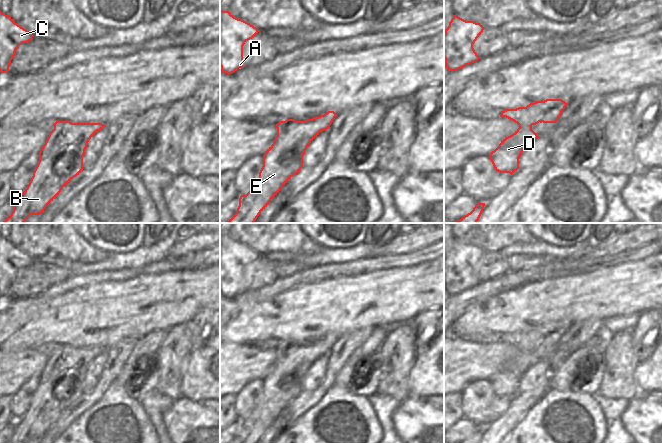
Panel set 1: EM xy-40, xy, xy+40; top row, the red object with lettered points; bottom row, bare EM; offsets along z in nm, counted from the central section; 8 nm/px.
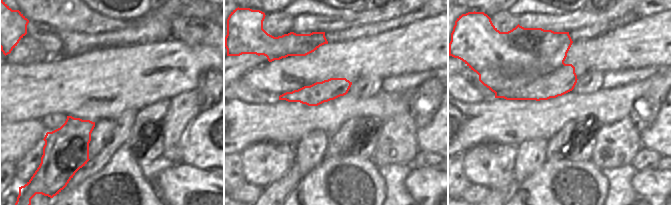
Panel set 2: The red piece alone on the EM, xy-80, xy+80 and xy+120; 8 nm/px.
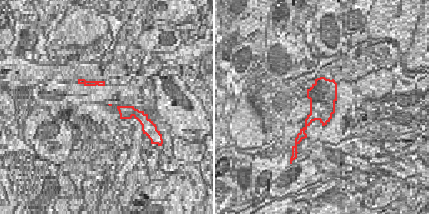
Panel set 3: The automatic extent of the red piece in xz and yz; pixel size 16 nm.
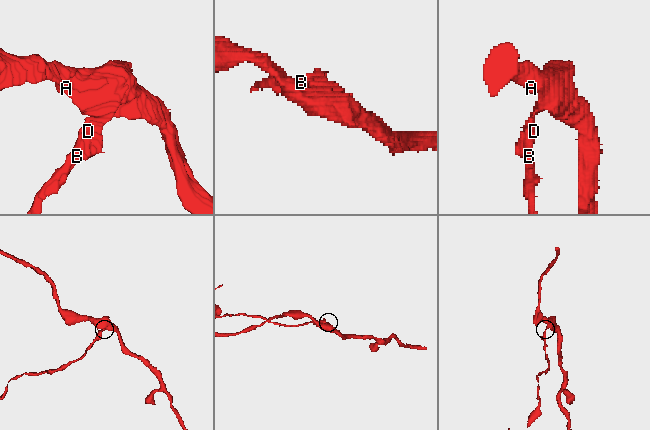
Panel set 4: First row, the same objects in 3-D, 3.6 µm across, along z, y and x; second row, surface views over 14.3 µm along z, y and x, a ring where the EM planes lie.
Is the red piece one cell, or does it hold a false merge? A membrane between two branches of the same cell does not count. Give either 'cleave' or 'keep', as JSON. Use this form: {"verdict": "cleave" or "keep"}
{"verdict": "cleave"}

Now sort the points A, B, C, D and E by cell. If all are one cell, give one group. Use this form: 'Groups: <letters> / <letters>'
Groups: A C / B D E.

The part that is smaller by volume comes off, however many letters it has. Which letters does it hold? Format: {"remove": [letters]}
{"remove": ["B", "D", "E"]}

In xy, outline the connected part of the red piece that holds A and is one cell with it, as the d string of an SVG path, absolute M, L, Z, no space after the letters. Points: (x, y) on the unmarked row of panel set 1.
M220 235L220 291L228 299L243 291L243 270L259 254L250 247Z

